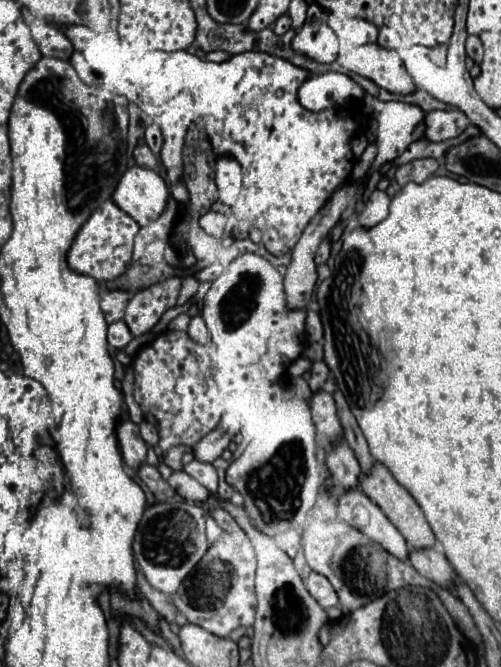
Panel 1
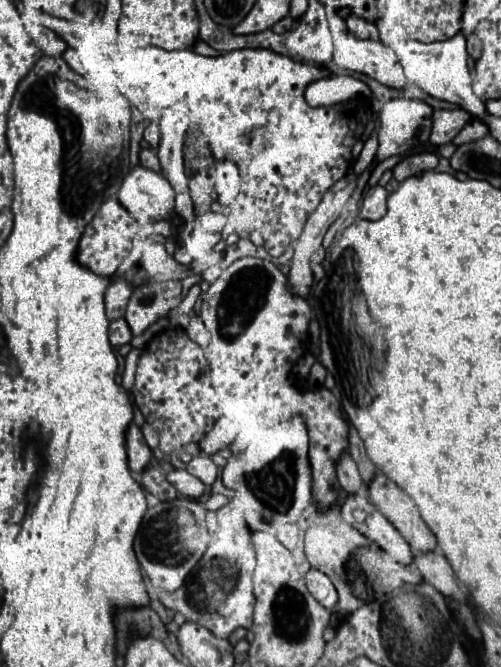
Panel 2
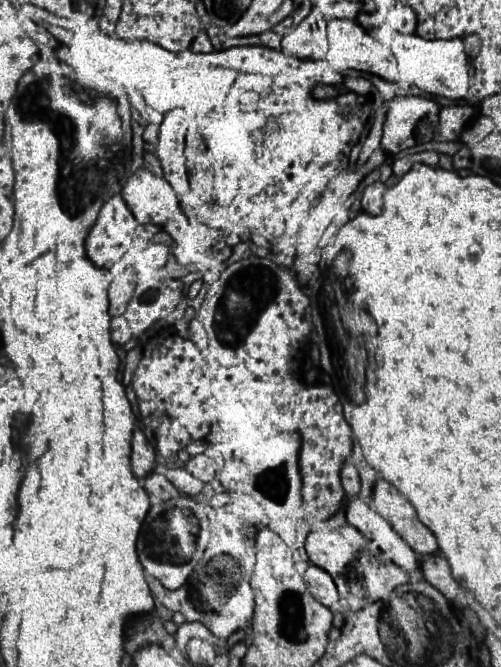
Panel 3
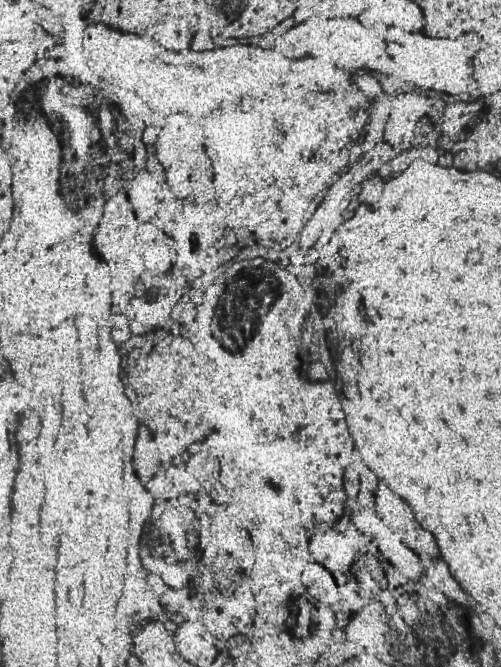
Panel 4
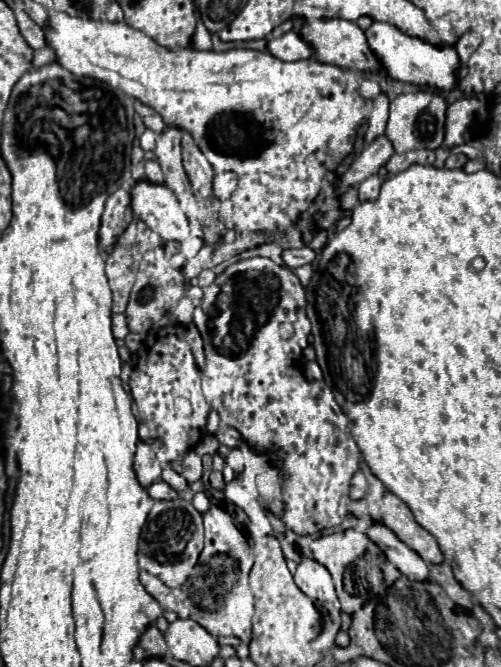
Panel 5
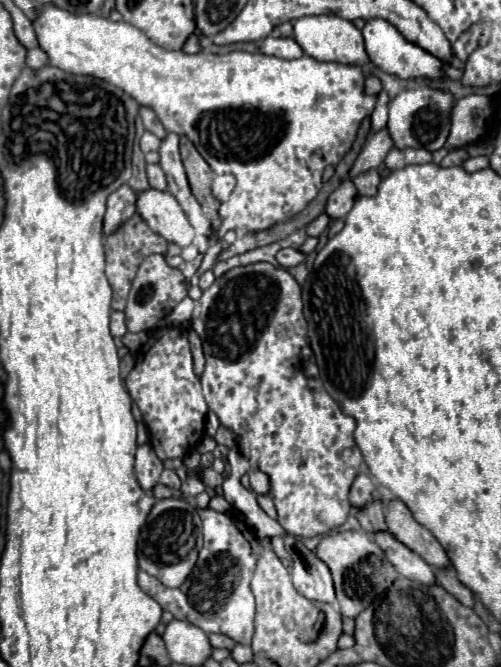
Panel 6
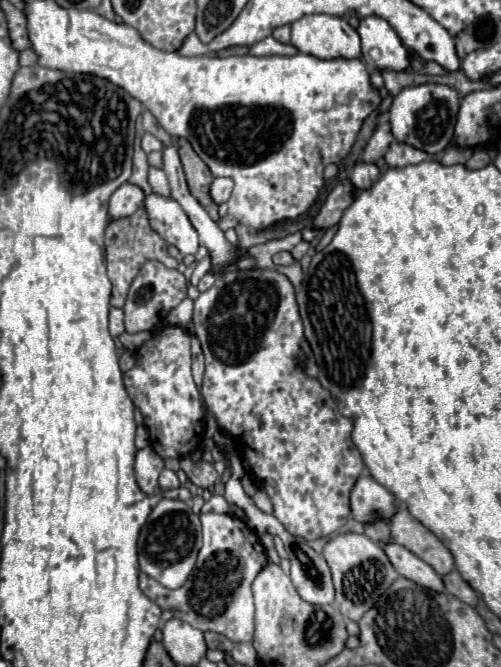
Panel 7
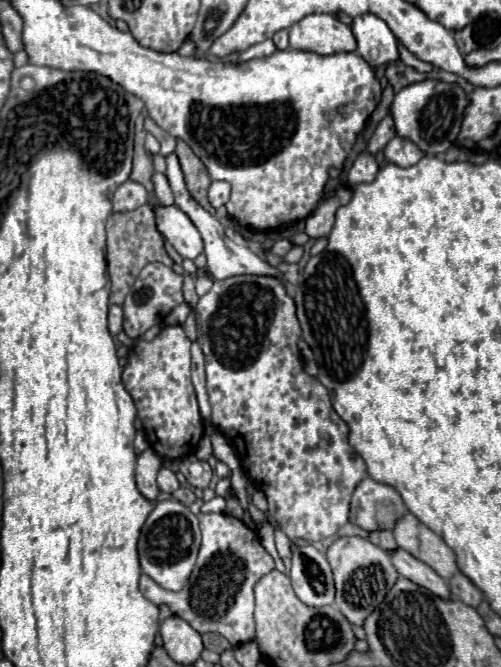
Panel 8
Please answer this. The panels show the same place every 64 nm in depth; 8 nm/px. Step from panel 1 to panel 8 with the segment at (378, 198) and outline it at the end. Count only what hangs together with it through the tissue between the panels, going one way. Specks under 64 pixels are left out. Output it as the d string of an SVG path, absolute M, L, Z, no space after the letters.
M364 150L364 152L358 154L358 158L354 160L352 168L348 170L348 182L352 186L356 186L356 184L362 184L362 182L374 180L376 172L378 172L378 162L376 162L374 154Z

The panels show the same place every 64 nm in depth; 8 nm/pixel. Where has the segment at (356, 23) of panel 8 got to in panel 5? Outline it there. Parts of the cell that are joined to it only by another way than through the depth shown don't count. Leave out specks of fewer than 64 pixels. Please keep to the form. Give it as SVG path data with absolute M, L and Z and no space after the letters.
M372 22L370 28L366 30L366 40L380 62L380 66L396 80L414 84L414 86L438 86L444 90L454 88L456 80L456 68L460 64L458 52L452 46L444 48L432 48L432 44L424 44L424 40L416 40L412 36L404 36L396 26L386 24L386 22Z

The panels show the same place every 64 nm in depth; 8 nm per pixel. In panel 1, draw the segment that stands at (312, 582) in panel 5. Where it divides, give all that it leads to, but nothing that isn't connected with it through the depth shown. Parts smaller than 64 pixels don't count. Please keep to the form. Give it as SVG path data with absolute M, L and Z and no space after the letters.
M312 572L312 574L306 578L306 586L308 586L308 592L314 596L314 600L316 600L322 608L328 610L328 608L332 608L332 606L338 604L336 590L332 588L332 584L328 582L326 576Z

